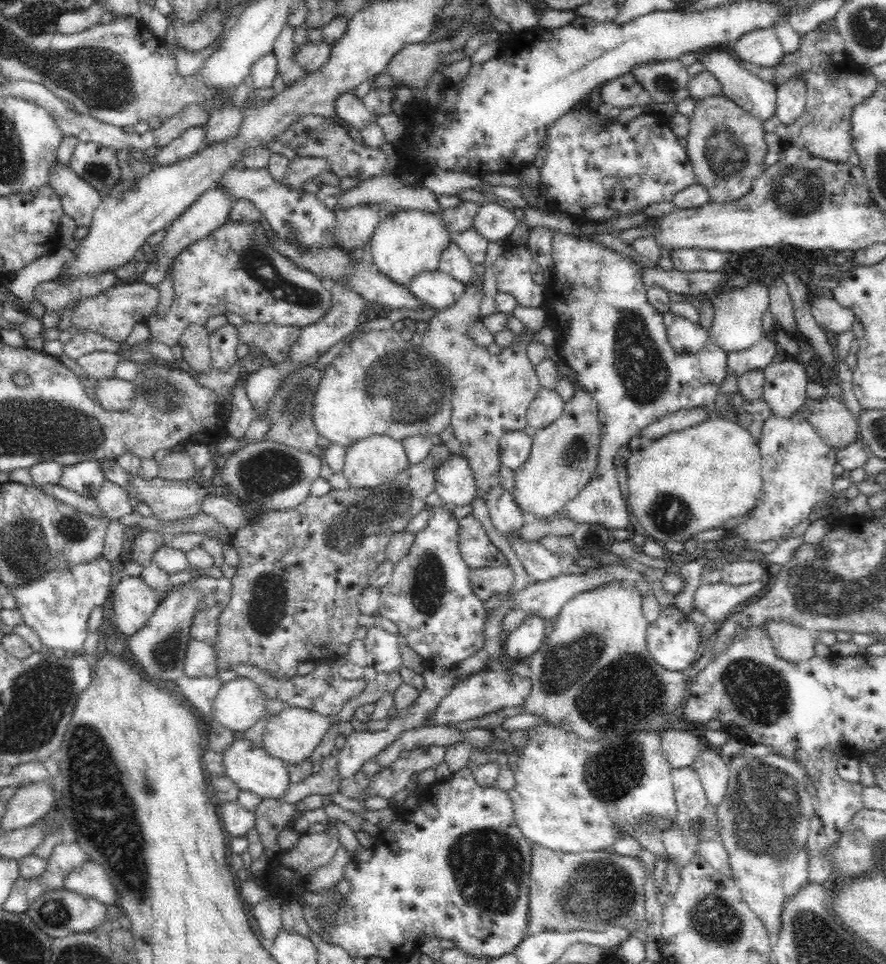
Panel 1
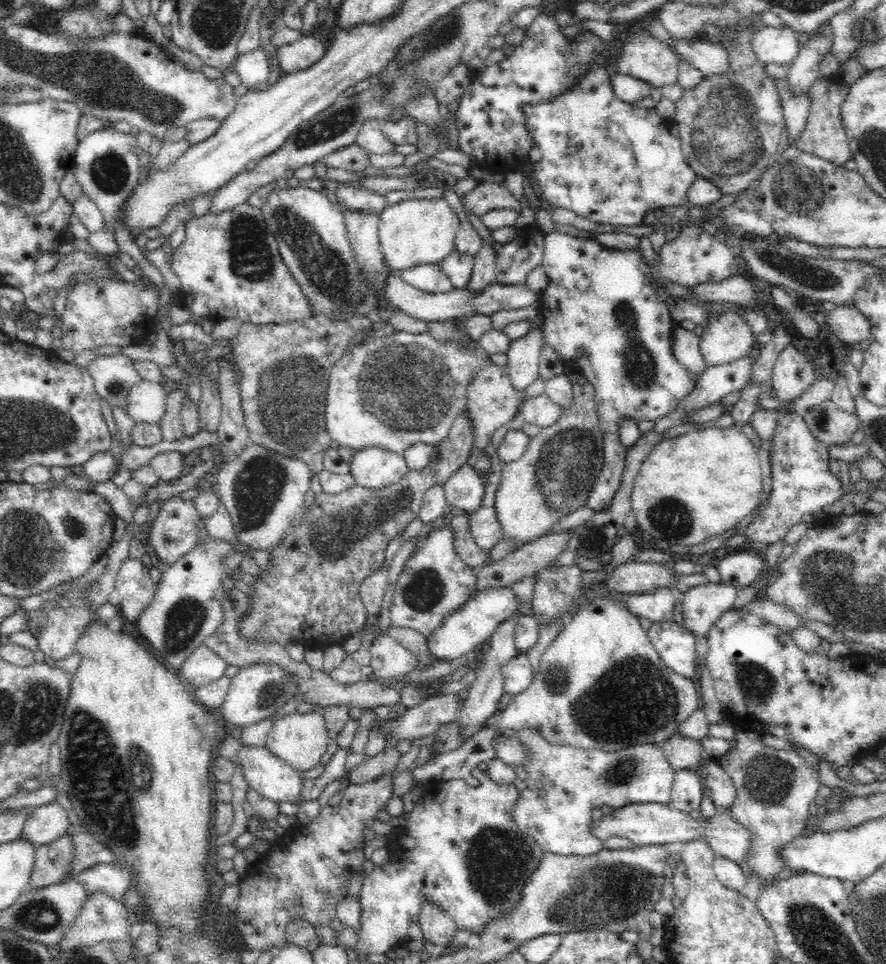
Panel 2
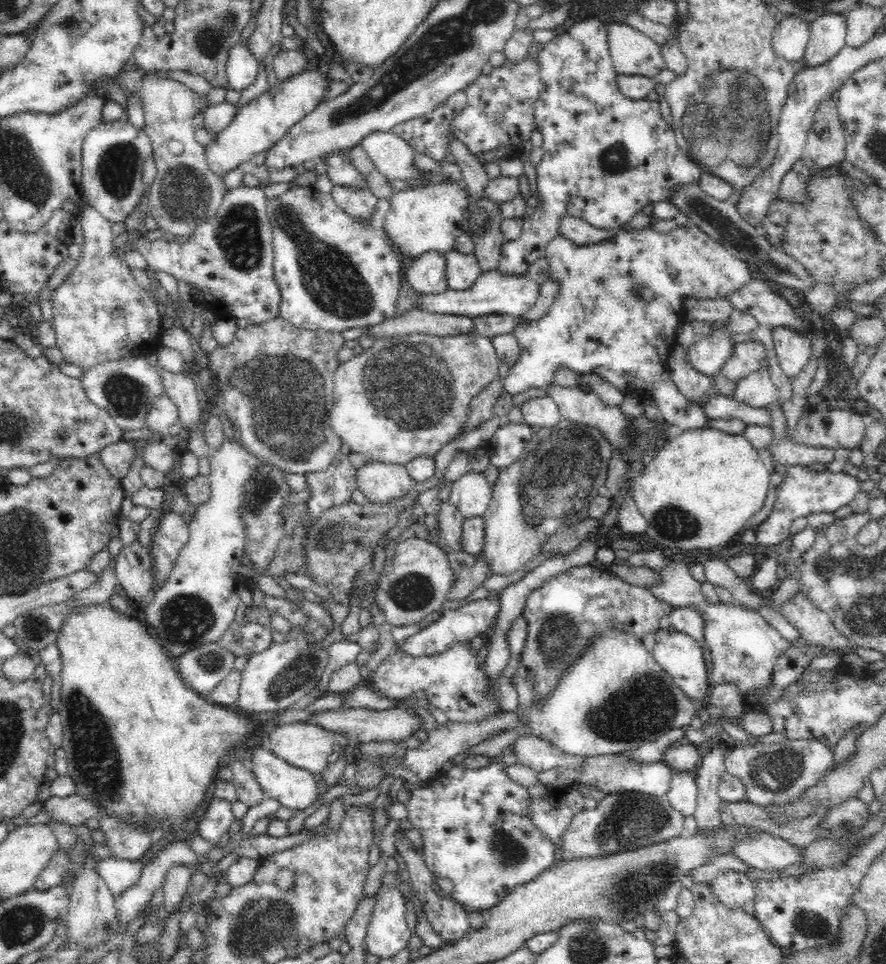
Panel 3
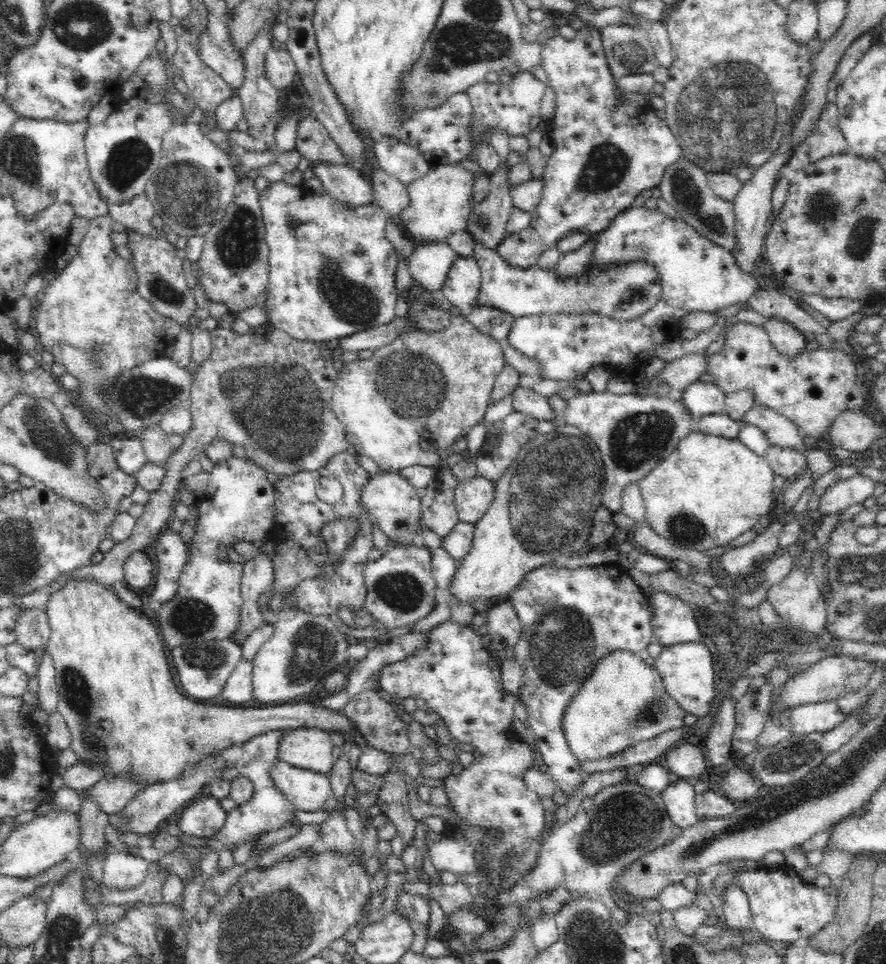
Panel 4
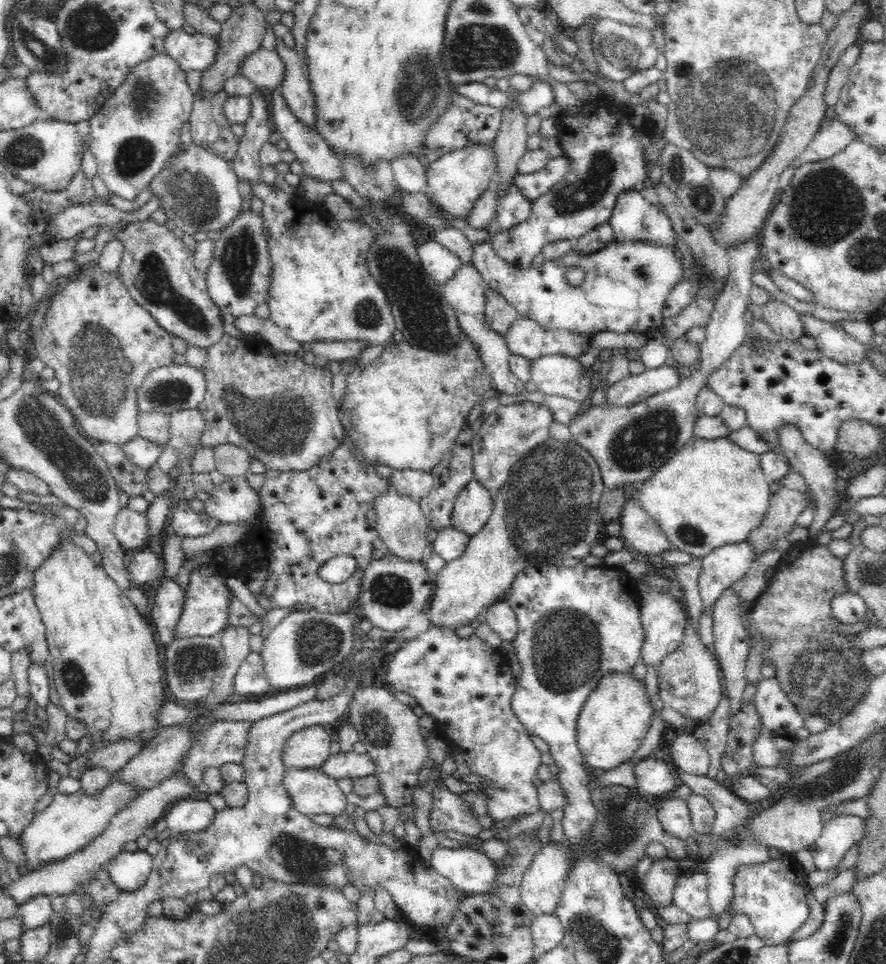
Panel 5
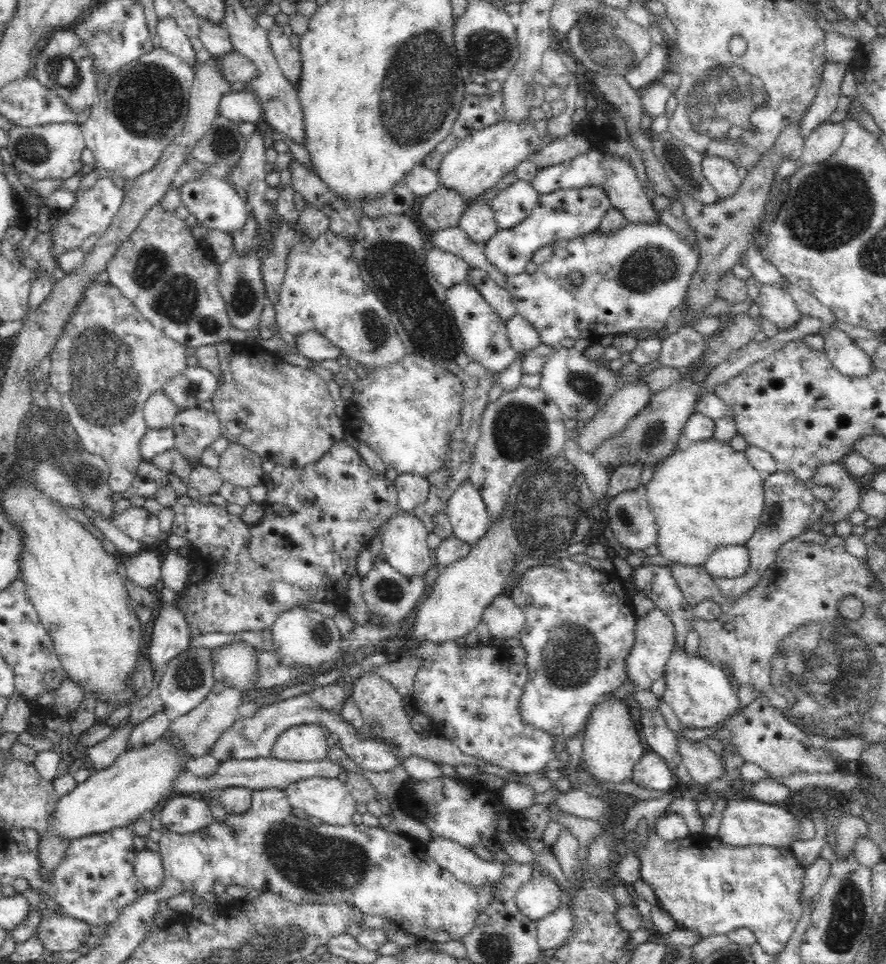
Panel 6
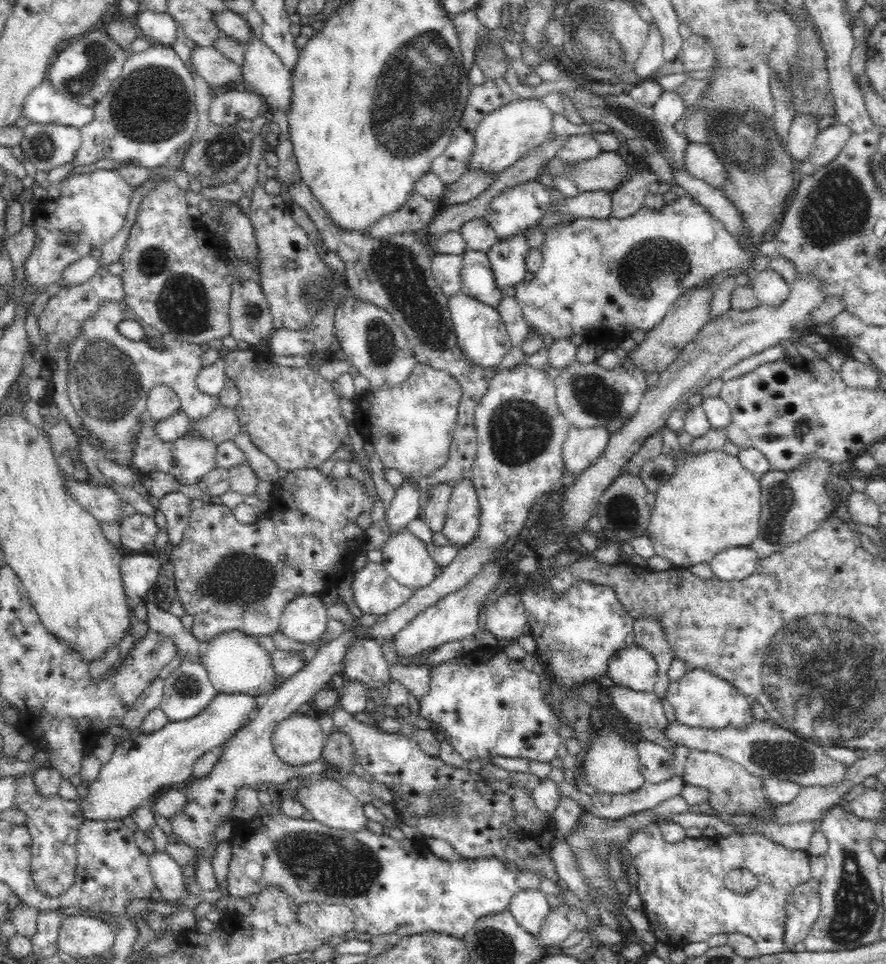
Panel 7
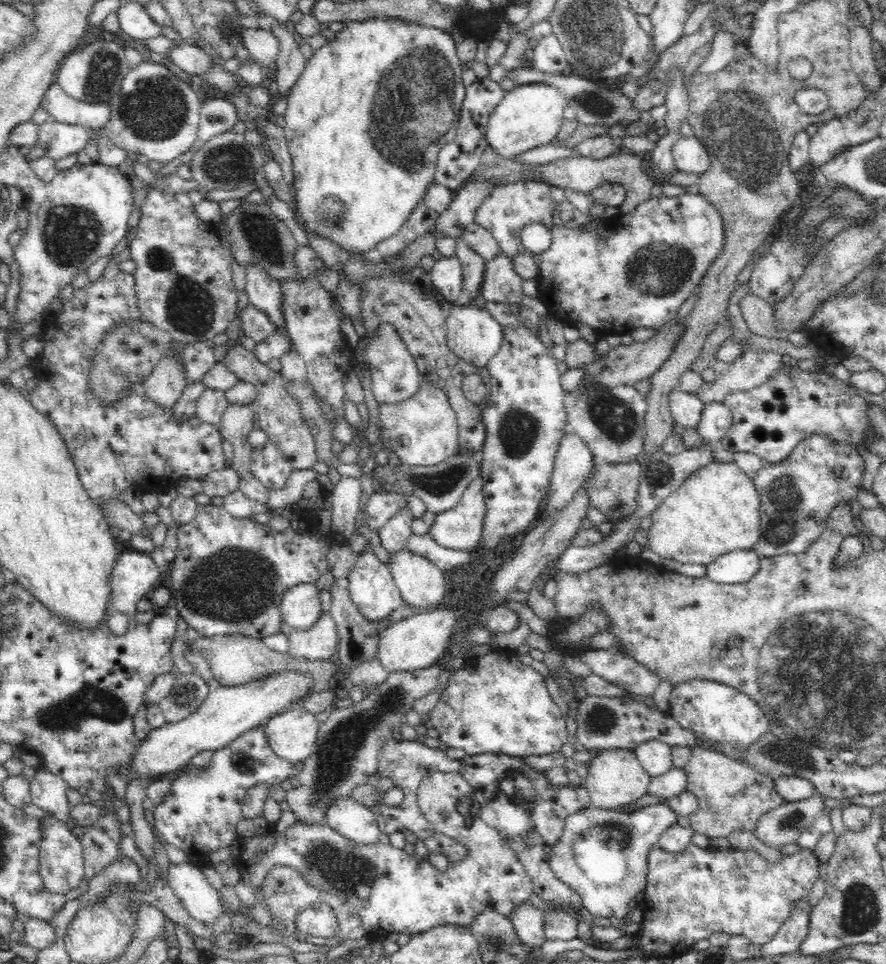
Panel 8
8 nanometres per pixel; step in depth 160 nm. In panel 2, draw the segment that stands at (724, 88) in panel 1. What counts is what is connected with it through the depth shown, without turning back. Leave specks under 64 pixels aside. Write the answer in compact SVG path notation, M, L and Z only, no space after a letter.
M670 36L671 43L668 46L680 55L684 61L688 61L704 77L711 75L724 75L728 69L728 51L722 45L712 45L705 41L693 42L685 38Z

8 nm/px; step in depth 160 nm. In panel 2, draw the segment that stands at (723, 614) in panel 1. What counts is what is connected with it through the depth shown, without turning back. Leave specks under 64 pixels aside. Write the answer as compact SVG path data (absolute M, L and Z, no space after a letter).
M710 582L704 585L690 587L686 592L679 595L682 604L682 620L679 623L686 627L695 638L707 636L707 632L714 626L714 622L720 618L722 612L730 610L736 600L736 587L731 584Z

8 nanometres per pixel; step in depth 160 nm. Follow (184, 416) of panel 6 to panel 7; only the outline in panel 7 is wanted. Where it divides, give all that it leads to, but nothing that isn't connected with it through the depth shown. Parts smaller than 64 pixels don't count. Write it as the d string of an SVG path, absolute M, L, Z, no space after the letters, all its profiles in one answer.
M221 404L208 418L192 421L189 430L194 435L202 435L208 438L208 441L214 441L216 445L220 445L222 442L234 442L234 438L242 432L242 425L235 408Z

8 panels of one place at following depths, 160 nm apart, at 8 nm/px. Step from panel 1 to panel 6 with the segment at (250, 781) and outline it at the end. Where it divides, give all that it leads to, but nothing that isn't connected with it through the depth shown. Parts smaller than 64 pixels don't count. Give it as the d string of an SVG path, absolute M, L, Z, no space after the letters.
M306 778L301 781L290 783L284 788L284 795L291 807L303 810L306 815L316 816L324 824L332 826L346 826L352 824L352 816L357 812L357 802L349 793L344 782L336 778Z

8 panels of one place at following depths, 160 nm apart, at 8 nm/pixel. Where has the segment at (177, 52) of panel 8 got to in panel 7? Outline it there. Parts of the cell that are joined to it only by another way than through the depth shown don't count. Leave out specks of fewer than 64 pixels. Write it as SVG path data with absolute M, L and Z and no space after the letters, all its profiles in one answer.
M193 46L190 48L190 66L210 85L218 87L241 80L242 72L238 64L232 63L214 46Z

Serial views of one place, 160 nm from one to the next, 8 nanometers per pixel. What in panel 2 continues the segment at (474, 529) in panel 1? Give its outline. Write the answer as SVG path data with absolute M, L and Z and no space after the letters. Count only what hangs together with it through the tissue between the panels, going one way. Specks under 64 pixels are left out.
M468 514L450 516L450 528L454 535L454 549L457 556L470 569L480 570L488 561L489 552L481 550L478 545L474 544L472 533L468 528Z

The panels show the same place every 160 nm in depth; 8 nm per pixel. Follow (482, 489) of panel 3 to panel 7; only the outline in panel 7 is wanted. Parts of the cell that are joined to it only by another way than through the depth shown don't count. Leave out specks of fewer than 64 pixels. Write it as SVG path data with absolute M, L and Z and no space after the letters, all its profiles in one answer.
M472 476L456 483L442 526L442 534L454 544L464 546L478 534L481 507Z

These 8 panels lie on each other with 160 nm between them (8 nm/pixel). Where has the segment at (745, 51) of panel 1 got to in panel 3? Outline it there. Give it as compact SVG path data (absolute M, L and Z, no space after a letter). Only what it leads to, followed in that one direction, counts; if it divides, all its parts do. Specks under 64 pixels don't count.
M794 15L781 16L773 34L774 50L786 60L796 62L804 56L810 38L808 21Z

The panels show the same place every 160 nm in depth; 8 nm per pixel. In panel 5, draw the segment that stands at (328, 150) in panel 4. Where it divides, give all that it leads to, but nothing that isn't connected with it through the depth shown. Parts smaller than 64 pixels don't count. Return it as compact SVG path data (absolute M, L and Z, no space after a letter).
M283 39L275 40L274 50L284 63L285 74L279 85L290 110L307 124L314 126L314 97L307 81L307 70L303 69L299 53L284 44Z

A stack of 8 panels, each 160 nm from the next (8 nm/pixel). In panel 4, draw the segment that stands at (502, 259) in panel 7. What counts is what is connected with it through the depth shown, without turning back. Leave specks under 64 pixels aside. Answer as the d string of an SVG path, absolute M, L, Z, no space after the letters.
M583 27L573 40L555 34L542 47L540 65L556 92L556 107L547 121L546 132L553 152L542 175L544 186L540 202L529 211L532 217L530 225L517 233L508 233L496 248L497 253L516 268L536 265L540 254L555 247L566 233L578 231L594 235L604 231L614 221L616 214L630 208L642 190L653 189L659 184L666 166L683 156L667 122L656 116L649 104L639 106L616 98L616 80L606 65L600 31L596 27Z

